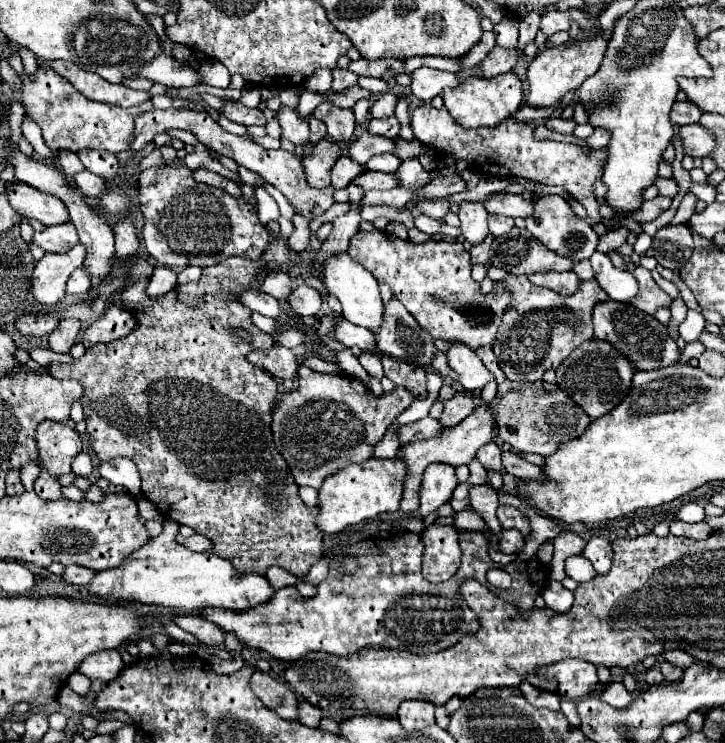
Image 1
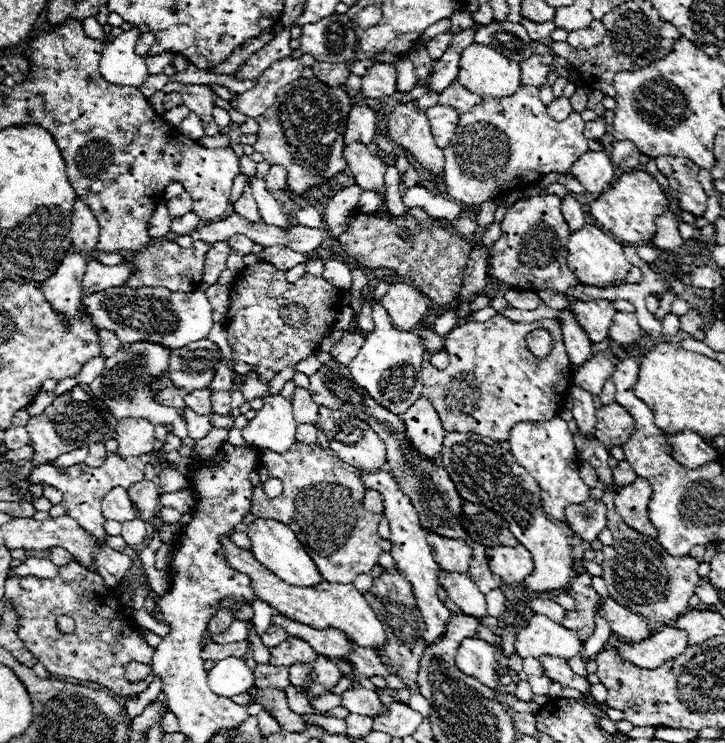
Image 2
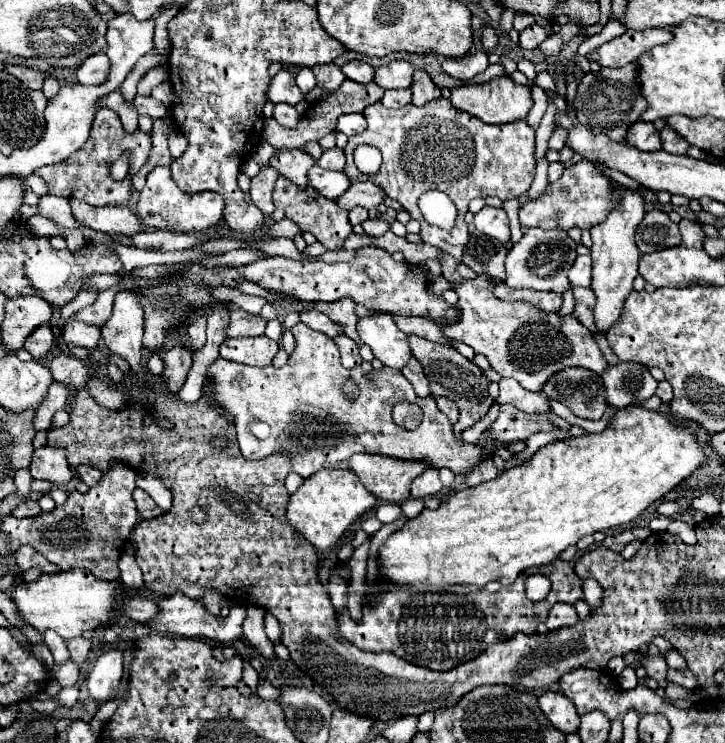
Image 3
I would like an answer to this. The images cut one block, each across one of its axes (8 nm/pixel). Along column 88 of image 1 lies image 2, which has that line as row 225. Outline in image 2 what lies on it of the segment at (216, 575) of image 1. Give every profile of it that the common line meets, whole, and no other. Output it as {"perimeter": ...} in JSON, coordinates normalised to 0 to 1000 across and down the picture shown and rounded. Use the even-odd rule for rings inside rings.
{"perimeter":[[[808,301],[800,310],[786,315],[786,320],[783,320],[783,355],[786,355],[786,361],[792,361],[792,369],[800,374],[800,380],[814,382],[814,385],[855,380],[869,363],[869,355],[861,347],[858,331],[817,301]]]}

